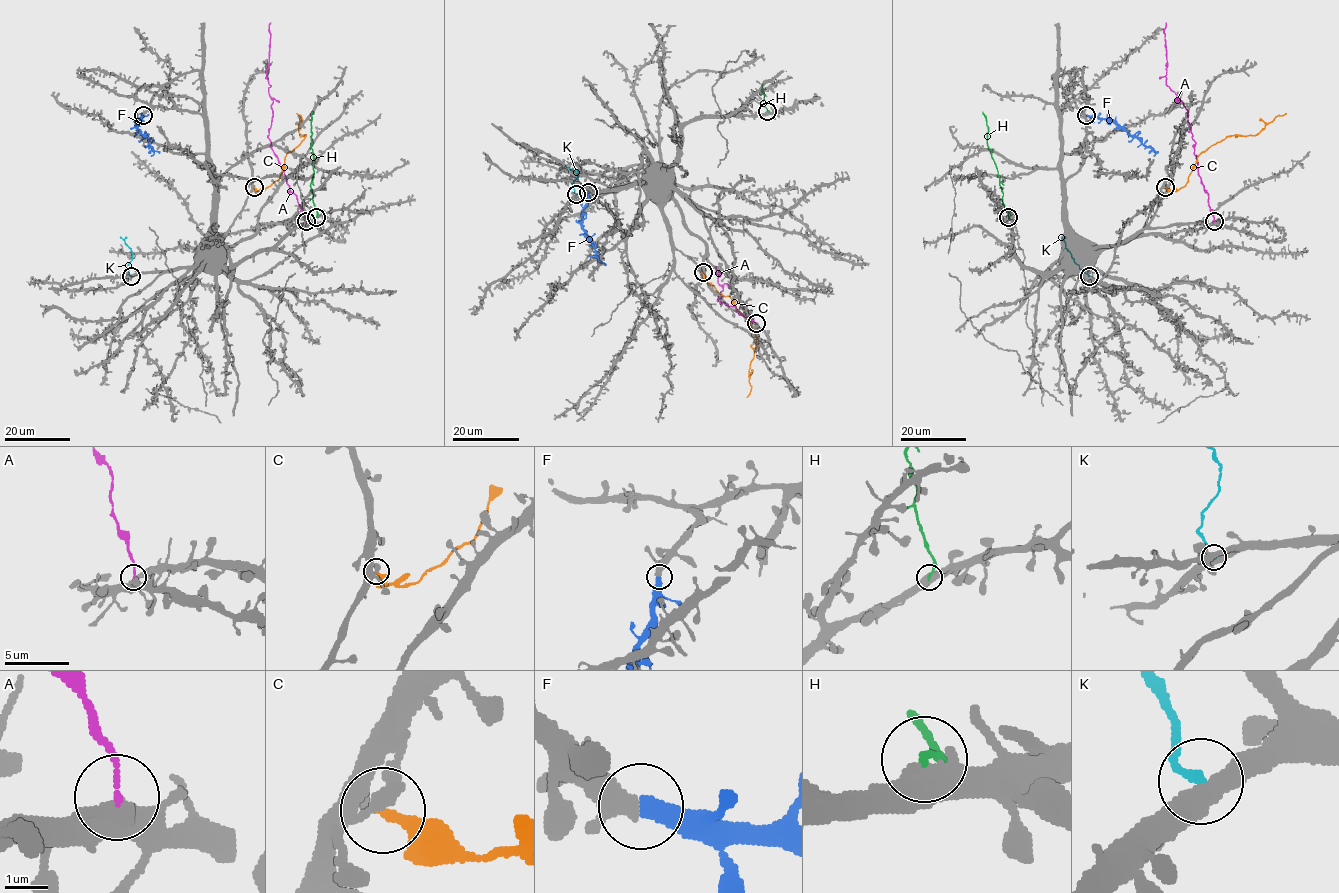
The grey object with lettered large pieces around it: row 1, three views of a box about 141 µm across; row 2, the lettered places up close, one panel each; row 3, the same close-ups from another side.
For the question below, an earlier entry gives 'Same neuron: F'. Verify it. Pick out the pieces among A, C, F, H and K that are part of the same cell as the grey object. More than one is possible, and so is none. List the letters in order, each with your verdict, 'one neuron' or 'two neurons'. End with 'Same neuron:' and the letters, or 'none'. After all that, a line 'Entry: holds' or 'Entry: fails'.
A: two neurons
C: two neurons
F: one neuron
H: two neurons
K: two neurons
Same neuron: F
Entry: holds

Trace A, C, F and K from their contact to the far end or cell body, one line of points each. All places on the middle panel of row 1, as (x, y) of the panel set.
A: (756, 322), (717, 301), (722, 296), (720, 275), (715, 274), (720, 274)
C: (703, 272), (705, 280), (729, 296), (748, 320), (756, 337), (748, 376), (751, 386), (746, 397)
F: (588, 192), (581, 229), (593, 244), (600, 262), (596, 260)
K: (576, 194), (572, 185), (578, 174), (565, 165)

